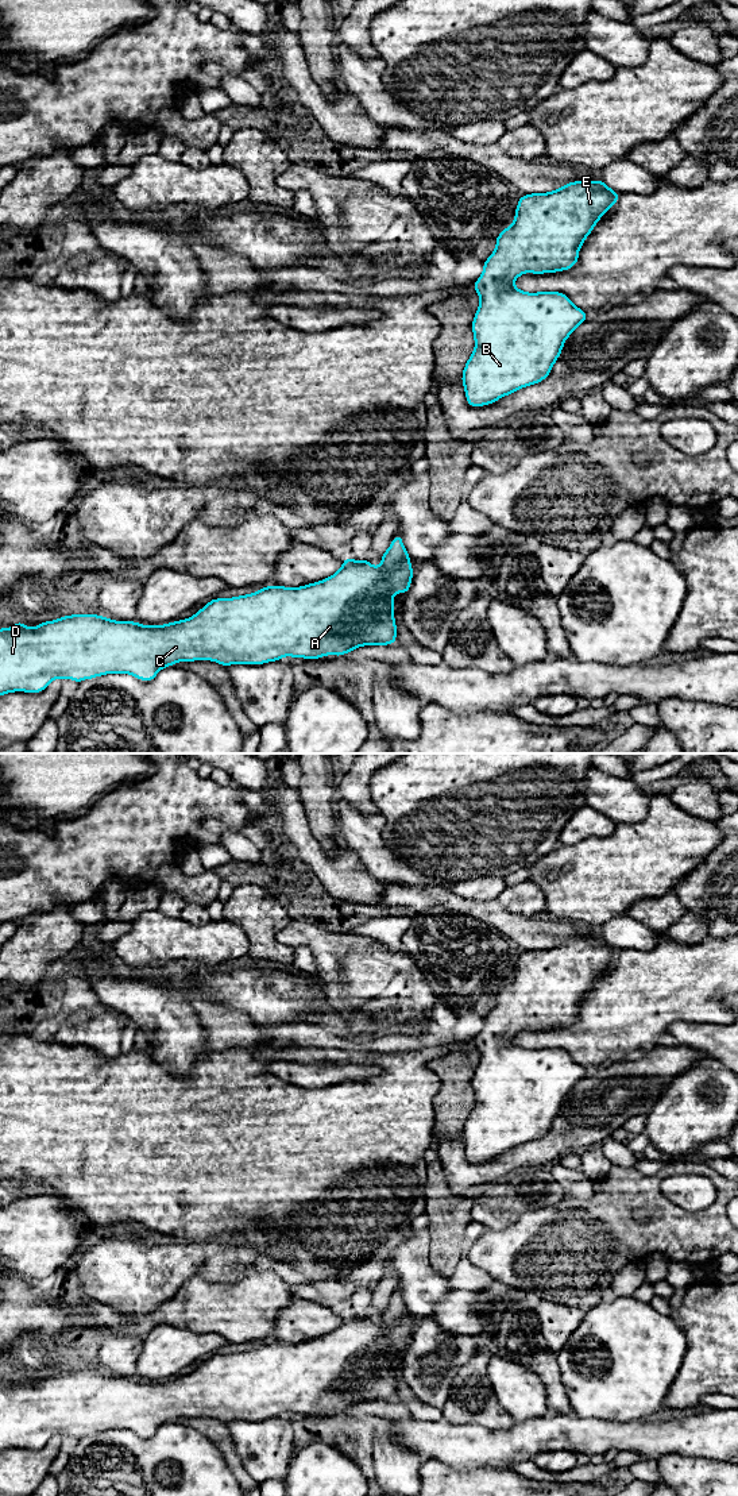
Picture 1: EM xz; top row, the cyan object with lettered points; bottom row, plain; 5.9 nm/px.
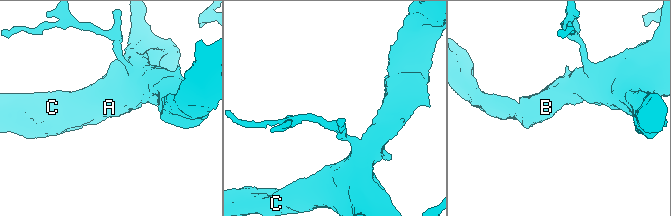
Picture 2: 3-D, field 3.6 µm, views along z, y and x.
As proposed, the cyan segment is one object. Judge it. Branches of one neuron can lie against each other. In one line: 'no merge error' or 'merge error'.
no merge error

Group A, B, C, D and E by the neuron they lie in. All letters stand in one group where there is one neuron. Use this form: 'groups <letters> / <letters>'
groups A B C D E

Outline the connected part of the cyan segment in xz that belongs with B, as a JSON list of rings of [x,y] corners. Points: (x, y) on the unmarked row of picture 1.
[[[602,934],[598,937],[572,937],[556,946],[523,951],[518,955],[514,978],[495,994],[496,1003],[483,1018],[483,1029],[474,1038],[474,1045],[479,1050],[479,1063],[471,1080],[475,1103],[460,1134],[470,1163],[491,1161],[519,1145],[542,1138],[552,1129],[565,1096],[588,1075],[588,1069],[576,1063],[561,1048],[529,1049],[519,1046],[513,1040],[525,1029],[545,1030],[572,1025],[579,1017],[580,1003],[600,973],[618,956],[619,949],[608,944]]]

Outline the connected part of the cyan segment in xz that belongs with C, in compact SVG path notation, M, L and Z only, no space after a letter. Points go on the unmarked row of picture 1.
M397 1289L387 1307L382 1308L379 1323L368 1315L345 1314L337 1329L316 1339L300 1343L264 1342L251 1350L232 1354L213 1354L196 1370L163 1381L143 1381L136 1377L116 1377L98 1370L69 1370L38 1383L26 1383L22 1376L12 1384L0 1385L0 1453L8 1449L42 1449L54 1435L72 1435L77 1439L107 1430L130 1430L151 1438L157 1430L178 1418L212 1416L224 1423L231 1420L266 1420L283 1412L320 1415L328 1411L340 1414L364 1401L397 1399L394 1374L395 1349L407 1350L413 1337L413 1322L402 1292Z

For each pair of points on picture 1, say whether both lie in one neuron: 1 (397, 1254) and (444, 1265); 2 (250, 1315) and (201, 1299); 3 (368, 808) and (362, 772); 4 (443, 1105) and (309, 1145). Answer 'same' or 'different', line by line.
1: different
2: same
3: same
4: different

